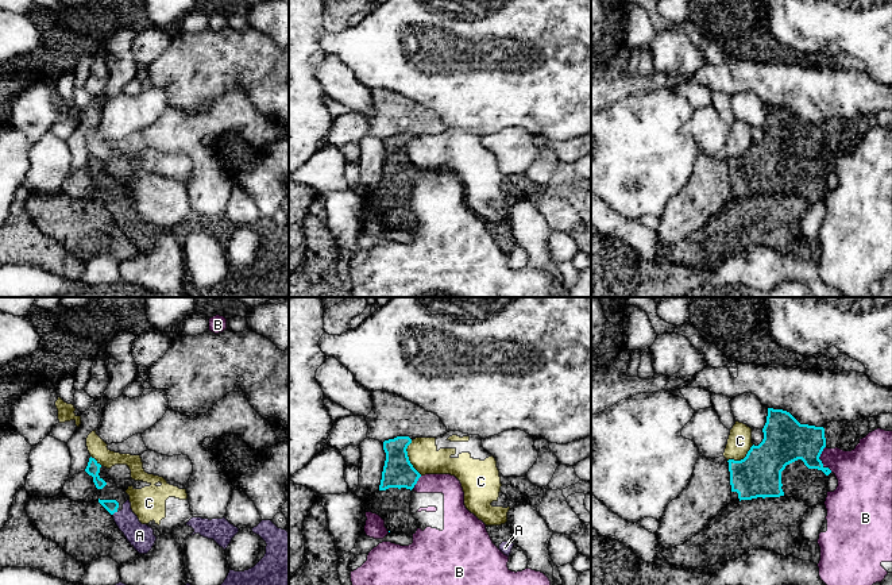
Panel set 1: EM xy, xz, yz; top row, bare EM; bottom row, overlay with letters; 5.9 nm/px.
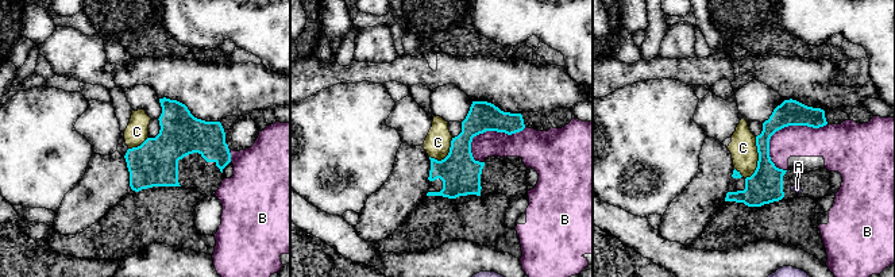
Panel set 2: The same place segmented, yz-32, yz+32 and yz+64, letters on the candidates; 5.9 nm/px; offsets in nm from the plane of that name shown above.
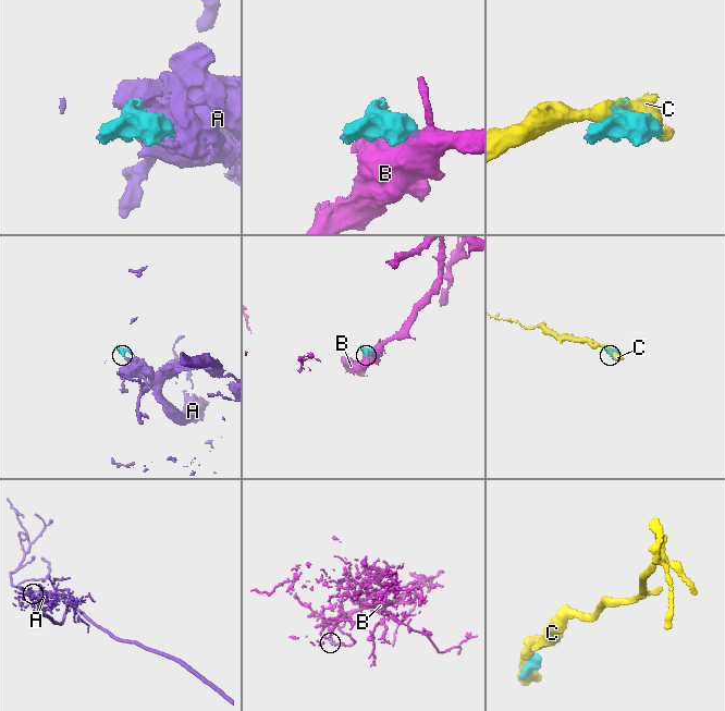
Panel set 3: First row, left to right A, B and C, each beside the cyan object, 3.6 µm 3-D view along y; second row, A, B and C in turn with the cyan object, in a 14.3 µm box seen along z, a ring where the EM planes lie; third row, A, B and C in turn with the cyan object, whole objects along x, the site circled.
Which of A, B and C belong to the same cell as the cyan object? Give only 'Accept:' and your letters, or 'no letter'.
Accept: A

